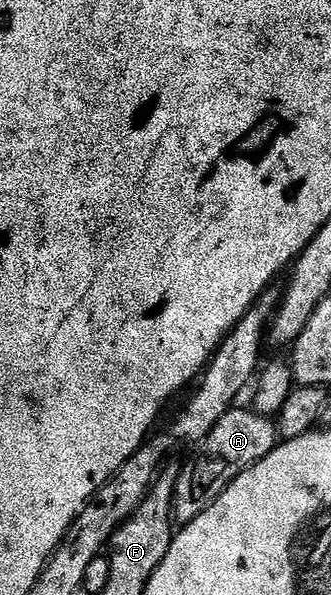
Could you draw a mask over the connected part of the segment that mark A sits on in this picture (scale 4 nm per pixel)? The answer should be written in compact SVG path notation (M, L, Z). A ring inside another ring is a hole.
M236 406L209 430L203 443L198 445L195 457L184 466L175 478L175 493L173 494L173 520L182 526L193 522L197 514L209 510L213 502L246 468L252 468L258 460L265 458L275 449L279 440L279 429L276 421L270 416L259 416L253 410Z

